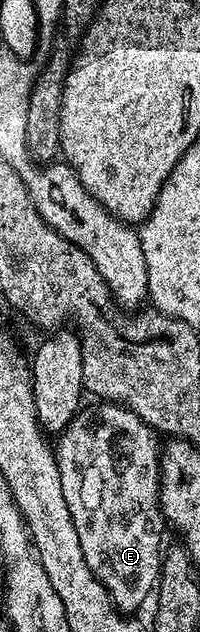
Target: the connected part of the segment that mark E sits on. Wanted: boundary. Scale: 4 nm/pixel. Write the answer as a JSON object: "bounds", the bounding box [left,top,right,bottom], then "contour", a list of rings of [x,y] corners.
{"bounds":[55,402,167,614],"contour":[[[93,402],[93,404],[88,408],[88,406],[82,407],[78,411],[77,415],[74,416],[73,420],[65,427],[65,431],[60,433],[59,439],[61,441],[56,441],[55,451],[57,453],[57,465],[59,466],[59,478],[63,482],[63,498],[67,498],[67,510],[71,510],[71,522],[75,522],[75,531],[79,534],[79,546],[83,546],[83,558],[87,558],[87,566],[91,566],[91,574],[95,574],[95,578],[99,578],[99,582],[103,582],[103,586],[111,594],[113,603],[121,609],[122,612],[129,614],[132,613],[132,608],[137,608],[145,599],[152,597],[154,595],[155,589],[157,587],[158,579],[161,575],[161,558],[163,555],[163,543],[161,544],[161,535],[164,534],[165,528],[167,529],[167,521],[165,515],[161,512],[161,449],[162,445],[157,444],[157,439],[159,439],[158,433],[154,429],[150,428],[148,424],[144,424],[143,421],[139,419],[129,408],[122,405],[115,404],[112,402]]]}

